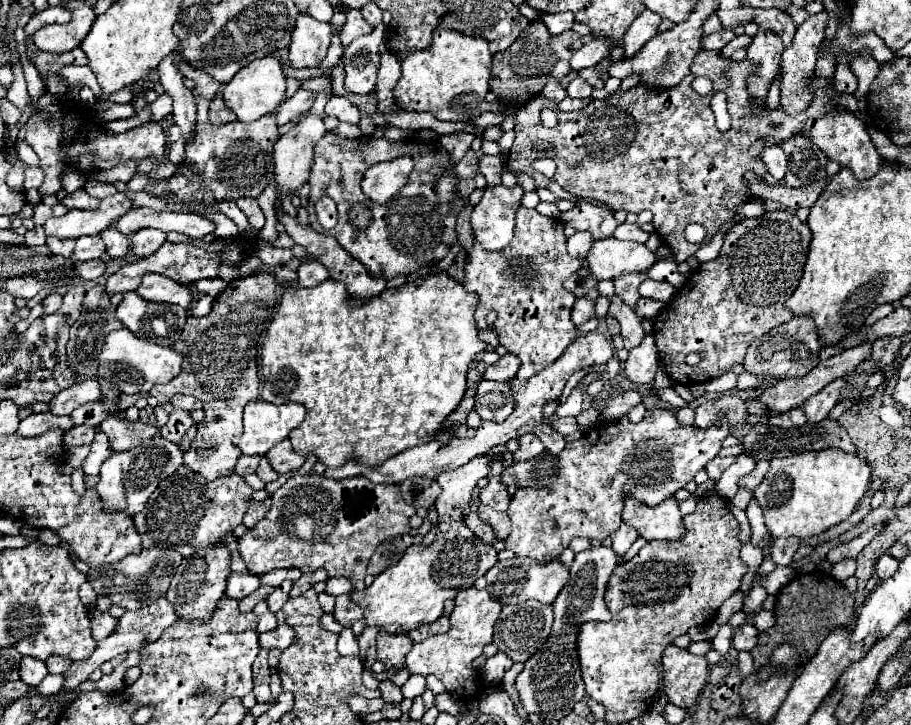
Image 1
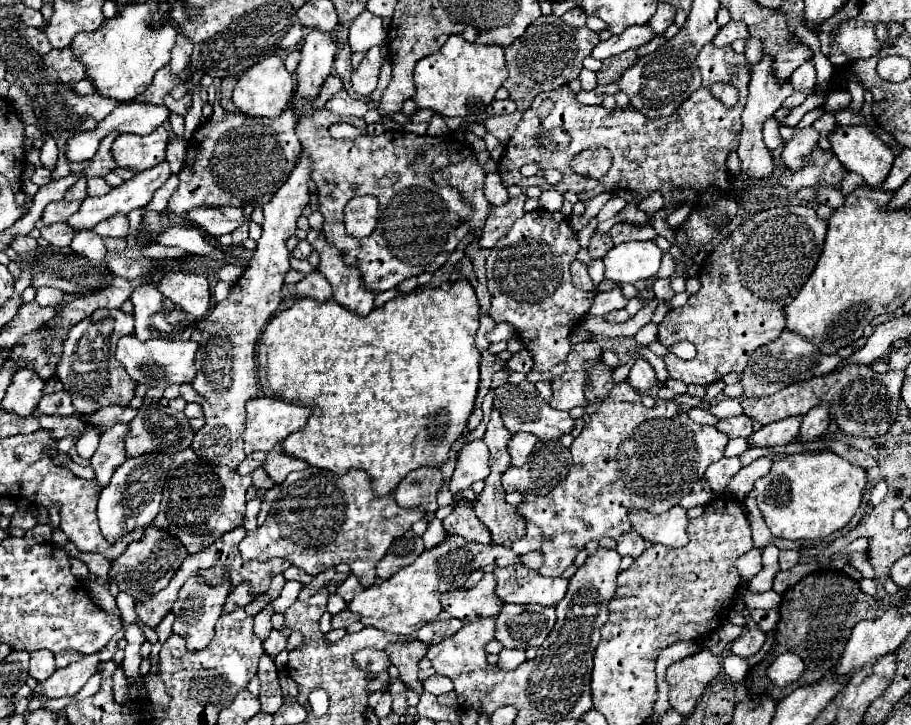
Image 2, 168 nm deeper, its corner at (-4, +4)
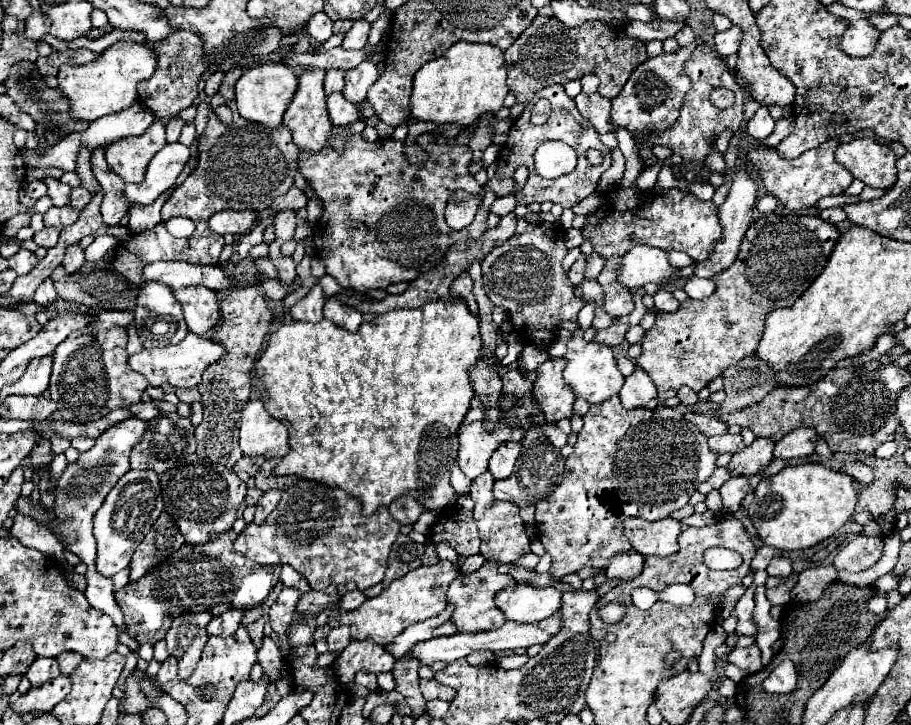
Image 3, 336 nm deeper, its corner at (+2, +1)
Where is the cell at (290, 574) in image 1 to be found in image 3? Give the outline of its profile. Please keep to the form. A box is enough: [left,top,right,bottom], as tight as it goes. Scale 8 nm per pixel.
[280,565,310,593]

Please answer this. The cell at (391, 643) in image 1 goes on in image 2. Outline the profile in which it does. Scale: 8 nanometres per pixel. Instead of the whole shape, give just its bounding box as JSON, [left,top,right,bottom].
[386,640,426,694]

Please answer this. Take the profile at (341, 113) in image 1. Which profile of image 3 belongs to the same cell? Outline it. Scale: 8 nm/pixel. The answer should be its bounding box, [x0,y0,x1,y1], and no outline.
[326,93,358,127]

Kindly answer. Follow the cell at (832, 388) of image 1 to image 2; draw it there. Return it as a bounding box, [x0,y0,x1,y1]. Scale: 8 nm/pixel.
[800,404,830,440]

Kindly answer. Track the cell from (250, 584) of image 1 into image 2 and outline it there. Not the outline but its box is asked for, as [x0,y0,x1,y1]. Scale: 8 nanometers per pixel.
[224,584,254,612]

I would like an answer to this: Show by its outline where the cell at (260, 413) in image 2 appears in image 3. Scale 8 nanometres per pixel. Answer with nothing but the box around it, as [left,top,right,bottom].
[240,401,290,457]

